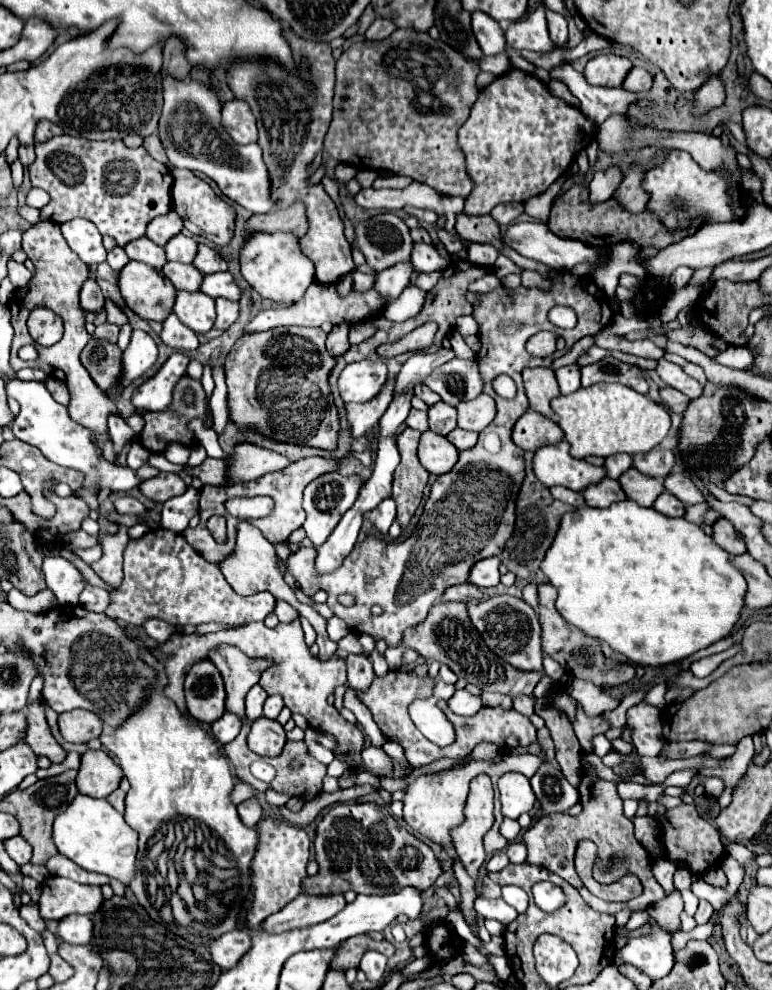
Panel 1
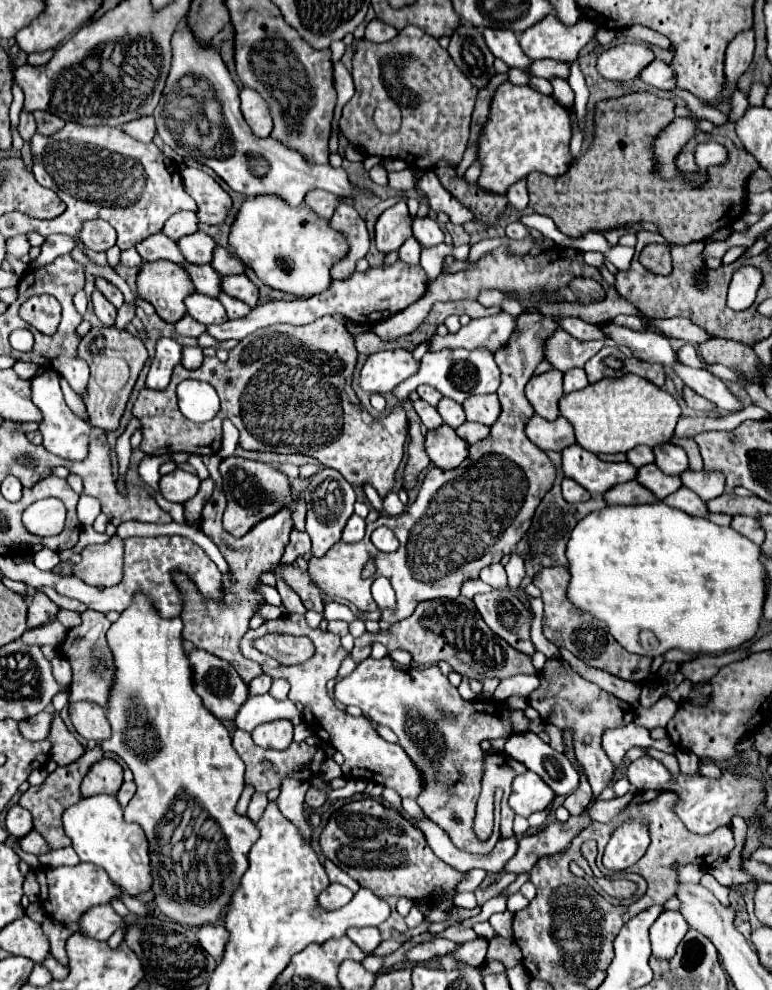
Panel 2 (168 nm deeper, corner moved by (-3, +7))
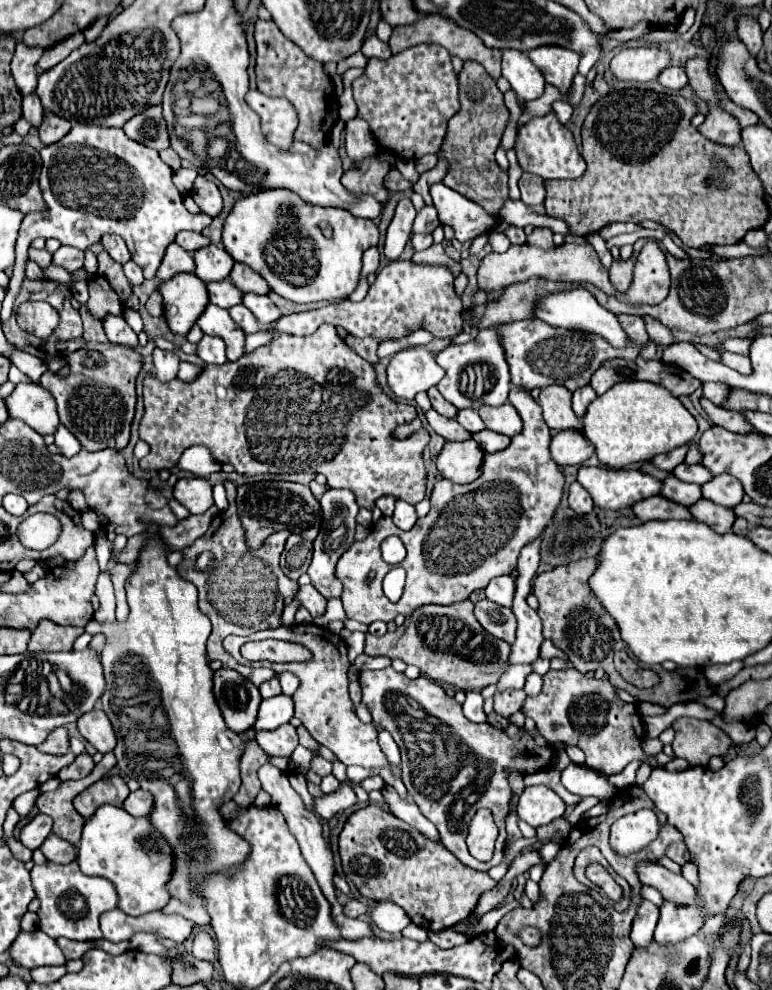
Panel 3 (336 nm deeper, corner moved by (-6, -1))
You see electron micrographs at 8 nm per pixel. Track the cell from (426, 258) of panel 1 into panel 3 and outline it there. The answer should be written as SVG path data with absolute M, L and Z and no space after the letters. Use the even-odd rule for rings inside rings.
M426 205L426 207L416 215L416 221L414 221L414 233L432 233L438 225L440 225L440 221L438 221L436 209Z

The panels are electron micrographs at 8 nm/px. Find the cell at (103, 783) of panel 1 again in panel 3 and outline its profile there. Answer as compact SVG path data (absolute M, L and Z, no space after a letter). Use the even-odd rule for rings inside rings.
M118 775L104 777L100 781L96 781L92 787L88 787L86 791L82 791L74 799L74 807L82 817L88 819L92 815L92 811L96 811L104 803L110 803L114 807L122 807L128 793L130 793L128 785L122 777L118 777Z

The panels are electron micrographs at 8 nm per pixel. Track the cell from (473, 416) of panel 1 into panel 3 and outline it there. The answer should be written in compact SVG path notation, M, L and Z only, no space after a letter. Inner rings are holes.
M504 403L500 407L490 407L490 405L484 405L478 409L484 425L490 429L490 431L496 431L496 433L502 433L502 435L516 435L520 429L522 429L522 421L520 421L520 415L516 413L516 409L510 405L510 403Z

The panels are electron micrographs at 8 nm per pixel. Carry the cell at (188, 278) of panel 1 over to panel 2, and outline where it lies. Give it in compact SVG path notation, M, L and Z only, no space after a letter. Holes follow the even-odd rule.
M185 265L187 273L193 279L193 285L197 287L197 293L203 293L207 297L217 297L223 289L221 289L221 275L211 267L193 267L193 265Z

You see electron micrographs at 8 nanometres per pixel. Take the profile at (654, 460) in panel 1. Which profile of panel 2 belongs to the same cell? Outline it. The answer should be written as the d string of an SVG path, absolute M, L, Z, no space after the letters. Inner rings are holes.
M663 443L661 447L655 447L657 451L657 467L665 471L667 475L681 475L689 469L689 459L685 457L685 451L673 443Z

